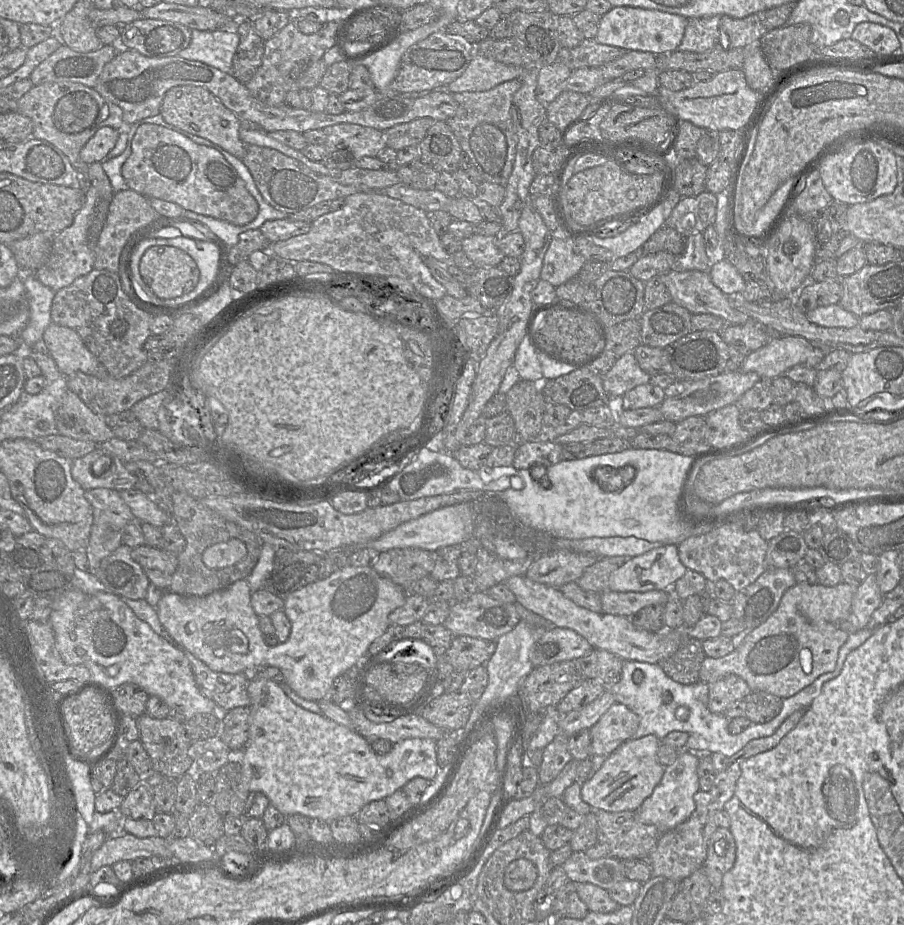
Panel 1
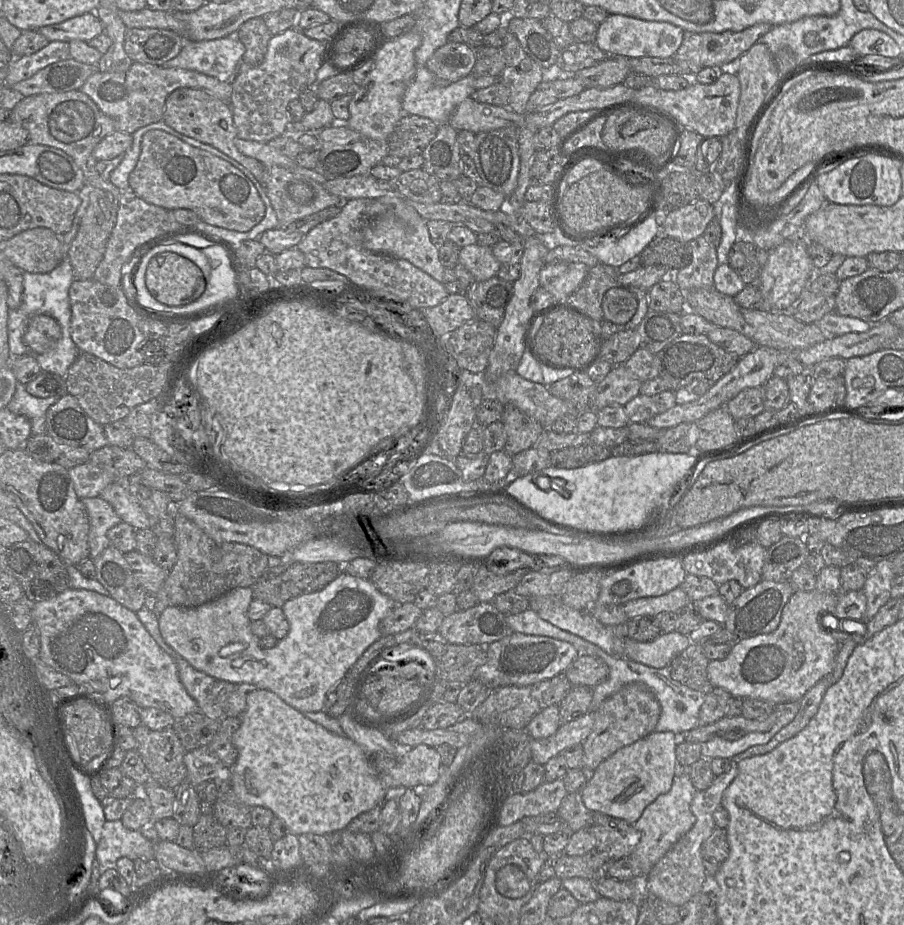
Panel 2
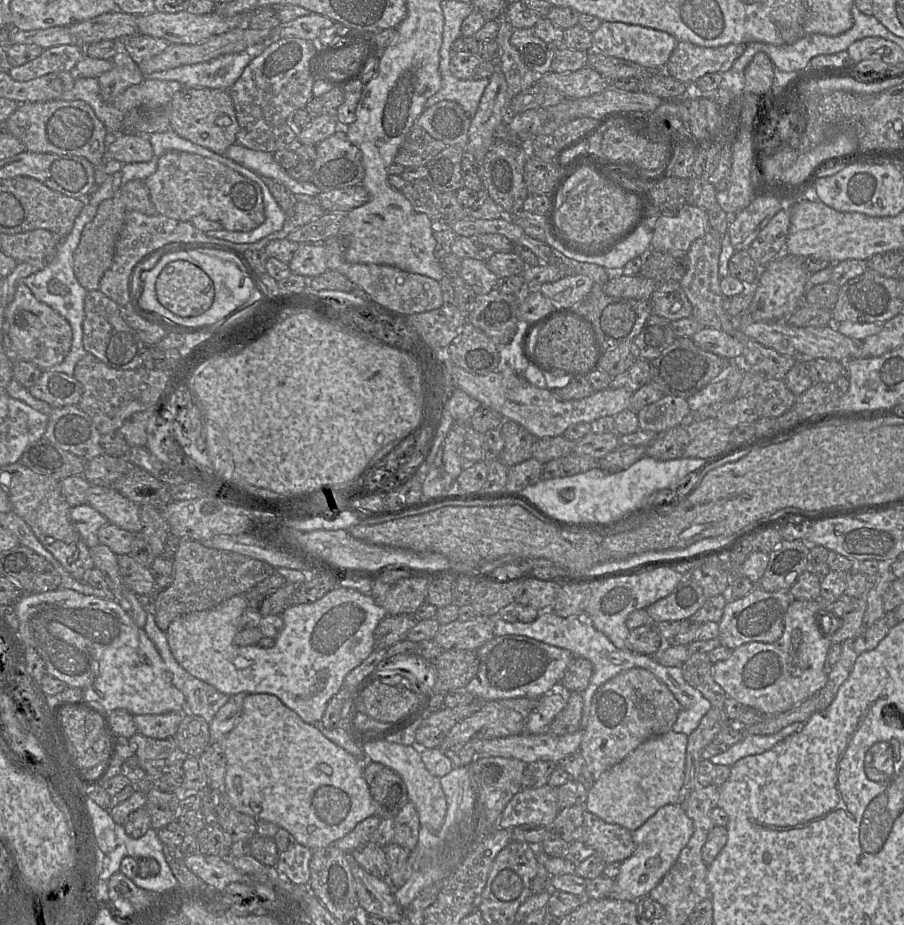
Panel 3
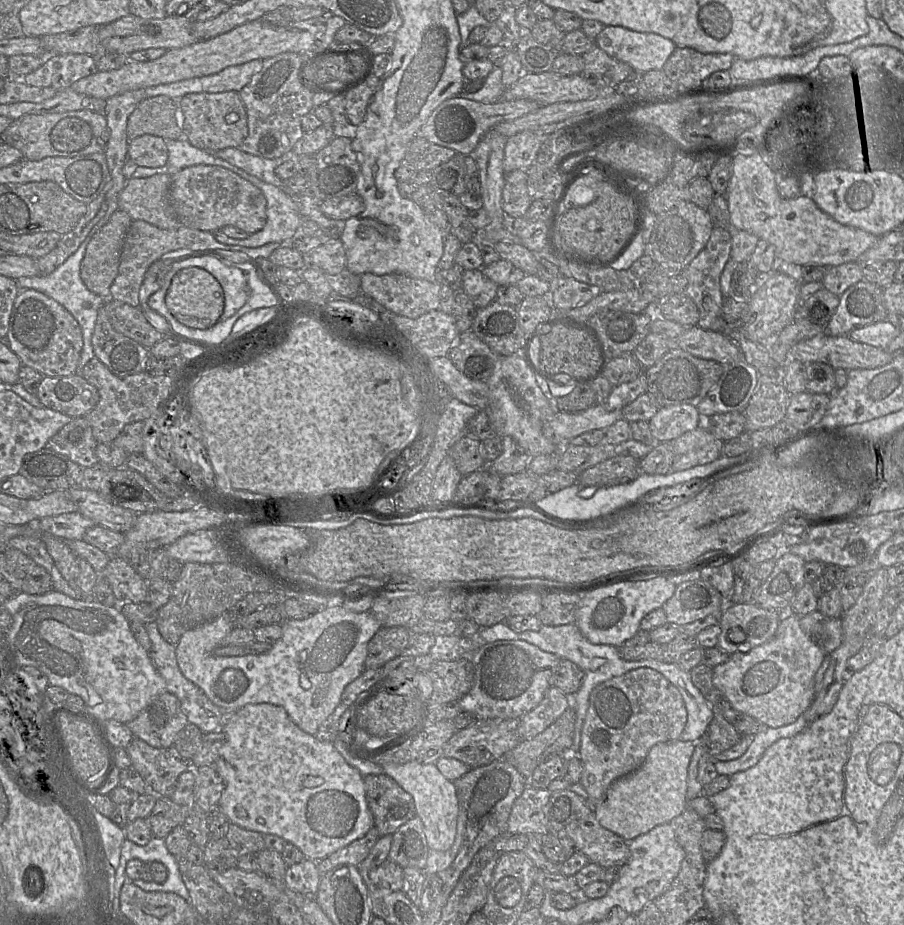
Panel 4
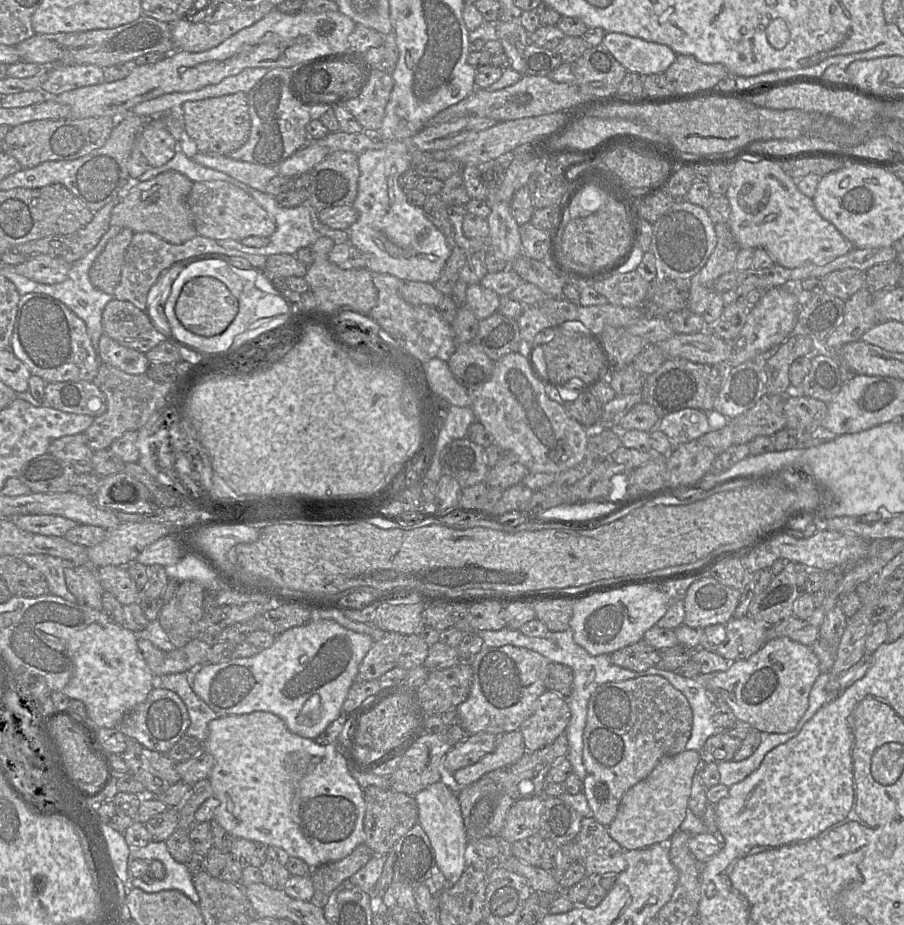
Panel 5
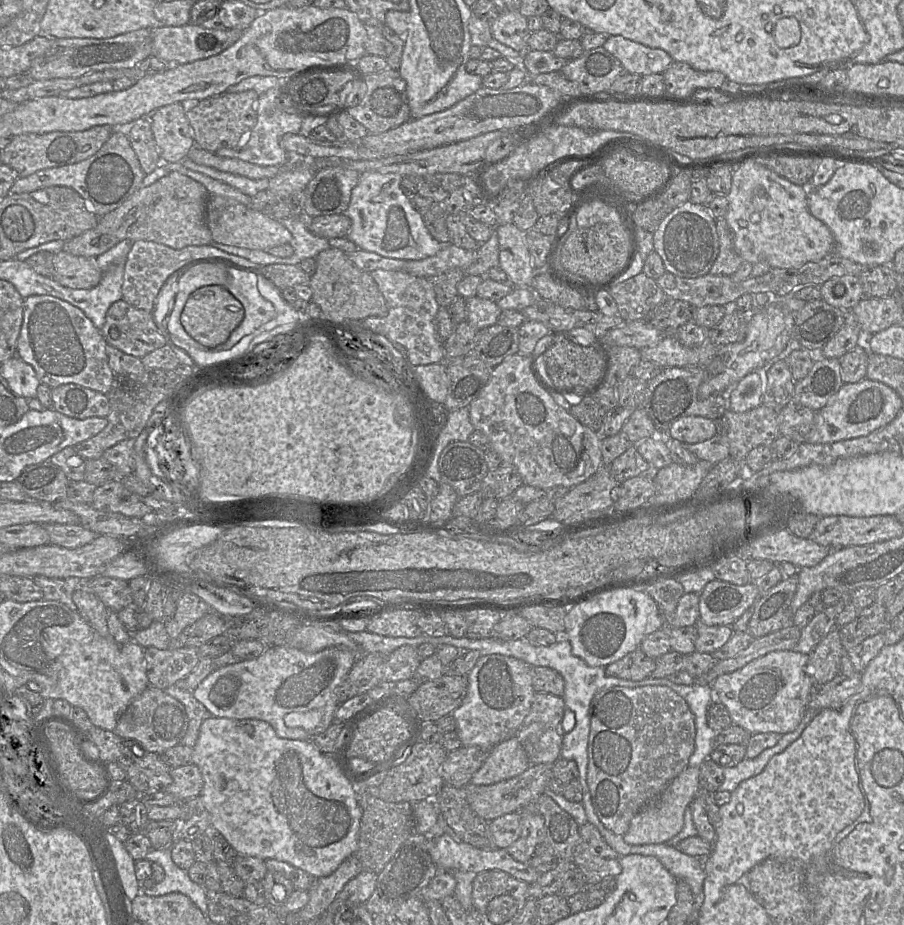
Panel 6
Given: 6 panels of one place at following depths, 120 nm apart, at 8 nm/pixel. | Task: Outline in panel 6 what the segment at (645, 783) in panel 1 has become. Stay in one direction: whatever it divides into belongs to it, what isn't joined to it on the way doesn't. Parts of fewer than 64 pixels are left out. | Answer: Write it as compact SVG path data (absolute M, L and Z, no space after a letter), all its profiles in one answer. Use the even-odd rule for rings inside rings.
M698 767L685 768L651 805L641 810L631 820L623 839L630 845L662 844L677 835L684 826L684 813L700 792Z

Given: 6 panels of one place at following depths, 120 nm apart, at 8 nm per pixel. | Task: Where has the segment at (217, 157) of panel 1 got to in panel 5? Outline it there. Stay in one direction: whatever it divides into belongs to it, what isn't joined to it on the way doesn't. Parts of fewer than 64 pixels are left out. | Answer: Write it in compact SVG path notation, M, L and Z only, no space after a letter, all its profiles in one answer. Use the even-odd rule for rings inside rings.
M226 181L193 182L187 204L197 233L214 240L270 237L276 230L275 222L250 194Z

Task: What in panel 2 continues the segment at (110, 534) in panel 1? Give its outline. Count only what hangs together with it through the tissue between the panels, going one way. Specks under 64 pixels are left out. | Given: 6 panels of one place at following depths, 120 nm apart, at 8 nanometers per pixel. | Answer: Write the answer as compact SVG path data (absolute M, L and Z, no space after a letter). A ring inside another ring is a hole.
M100 496L81 500L89 517L89 558L94 560L111 545L107 533L122 520L112 505Z

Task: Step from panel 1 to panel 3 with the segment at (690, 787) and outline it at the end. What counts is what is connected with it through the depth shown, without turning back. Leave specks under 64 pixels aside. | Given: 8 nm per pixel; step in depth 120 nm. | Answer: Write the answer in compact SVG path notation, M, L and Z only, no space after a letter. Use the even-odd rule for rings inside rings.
M680 803L661 807L642 826L632 832L636 850L621 863L620 872L614 879L612 892L606 898L636 901L647 896L674 865L693 832L693 821Z

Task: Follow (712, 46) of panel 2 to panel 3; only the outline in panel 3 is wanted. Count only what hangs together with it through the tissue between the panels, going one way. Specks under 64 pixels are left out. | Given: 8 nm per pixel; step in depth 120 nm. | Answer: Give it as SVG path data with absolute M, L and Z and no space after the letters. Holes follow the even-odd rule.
M677 42L664 70L673 78L692 87L697 79L714 72L725 73L743 54L746 44L703 47L691 42Z

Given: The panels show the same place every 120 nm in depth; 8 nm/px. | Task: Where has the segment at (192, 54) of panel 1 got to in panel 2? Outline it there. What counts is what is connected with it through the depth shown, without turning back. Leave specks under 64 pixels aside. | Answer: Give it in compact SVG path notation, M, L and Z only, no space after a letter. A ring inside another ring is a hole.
M235 35L206 41L185 40L180 53L164 63L165 68L182 68L231 82L240 69L245 47Z

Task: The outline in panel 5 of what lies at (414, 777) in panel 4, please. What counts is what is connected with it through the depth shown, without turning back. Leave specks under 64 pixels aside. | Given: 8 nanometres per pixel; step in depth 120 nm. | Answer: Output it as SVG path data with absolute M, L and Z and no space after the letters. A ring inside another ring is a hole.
M440 780L416 793L414 798L418 805L418 823L430 840L438 868L446 878L447 885L453 885L460 879L470 862L470 843L458 794Z

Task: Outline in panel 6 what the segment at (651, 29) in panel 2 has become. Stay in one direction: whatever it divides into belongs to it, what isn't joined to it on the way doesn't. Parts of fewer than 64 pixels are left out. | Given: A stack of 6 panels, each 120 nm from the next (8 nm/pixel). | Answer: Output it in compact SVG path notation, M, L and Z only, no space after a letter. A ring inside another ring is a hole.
M621 35L608 36L602 47L620 61L625 72L641 76L662 74L673 61L665 50L646 46Z

